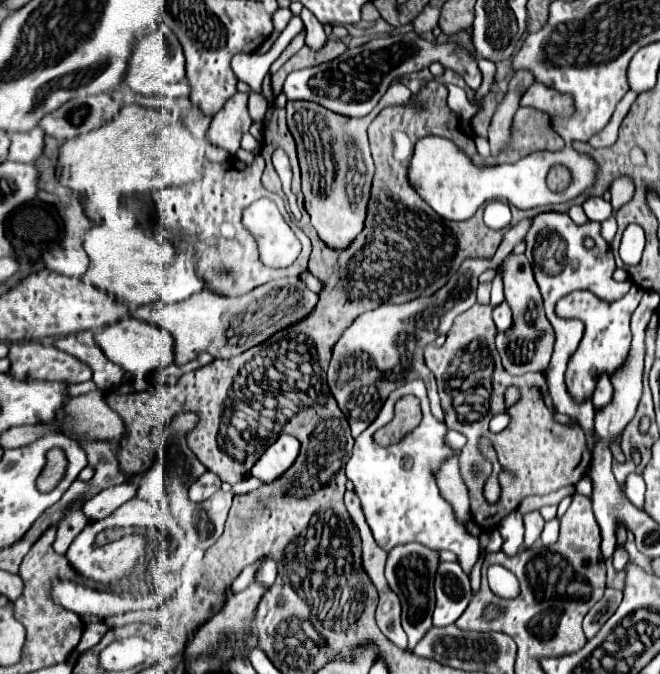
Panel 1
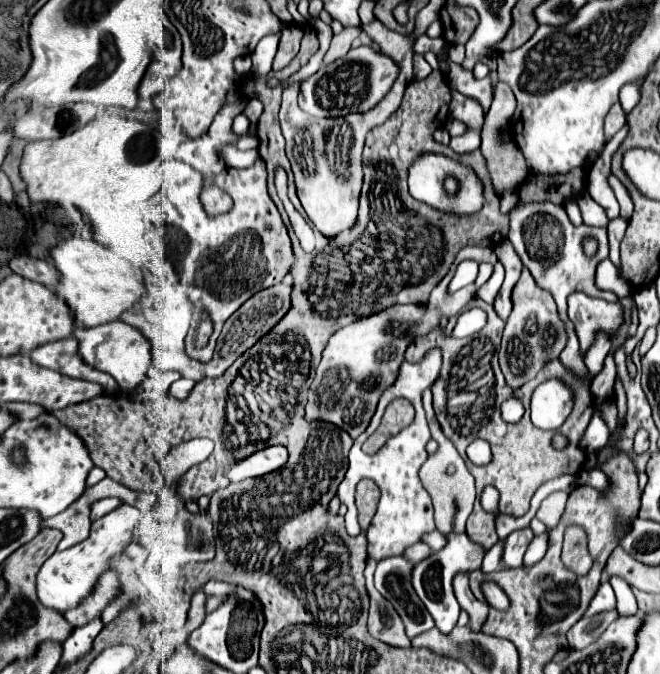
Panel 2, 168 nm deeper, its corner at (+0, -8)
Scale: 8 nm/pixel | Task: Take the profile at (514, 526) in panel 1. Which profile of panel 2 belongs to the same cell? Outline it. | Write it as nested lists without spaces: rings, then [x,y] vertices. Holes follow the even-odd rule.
[[[496,543],[490,551],[486,551],[484,559],[482,559],[482,565],[480,565],[480,571],[482,573],[492,573],[494,569],[500,569],[500,557],[502,557],[502,543]]]

